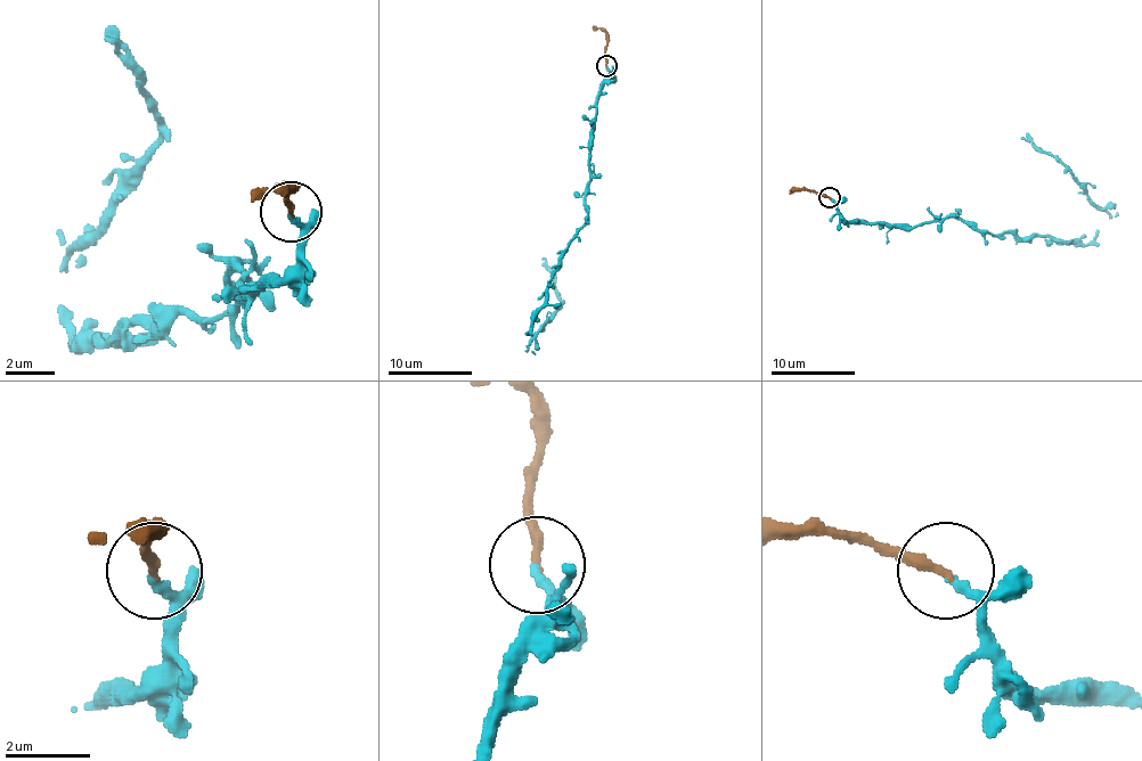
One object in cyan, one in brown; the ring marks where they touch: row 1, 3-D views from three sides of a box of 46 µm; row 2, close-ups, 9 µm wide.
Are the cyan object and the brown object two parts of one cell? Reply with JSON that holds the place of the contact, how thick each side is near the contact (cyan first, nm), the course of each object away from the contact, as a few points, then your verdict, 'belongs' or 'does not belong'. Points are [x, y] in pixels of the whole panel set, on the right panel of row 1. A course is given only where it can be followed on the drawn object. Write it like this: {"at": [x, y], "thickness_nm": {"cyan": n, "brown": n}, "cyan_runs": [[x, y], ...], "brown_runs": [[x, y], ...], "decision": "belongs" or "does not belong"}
{"at": [830, 197], "thickness_nm": {"cyan": 200, "brown": 220}, "cyan_runs": [[830, 197], [847, 221], [916, 227], [959, 217], [978, 229], [1087, 244], [1109, 214], [1052, 155], [1020, 139]], "brown_runs": [[830, 197], [797, 189], [790, 194]], "decision": "belongs"}

